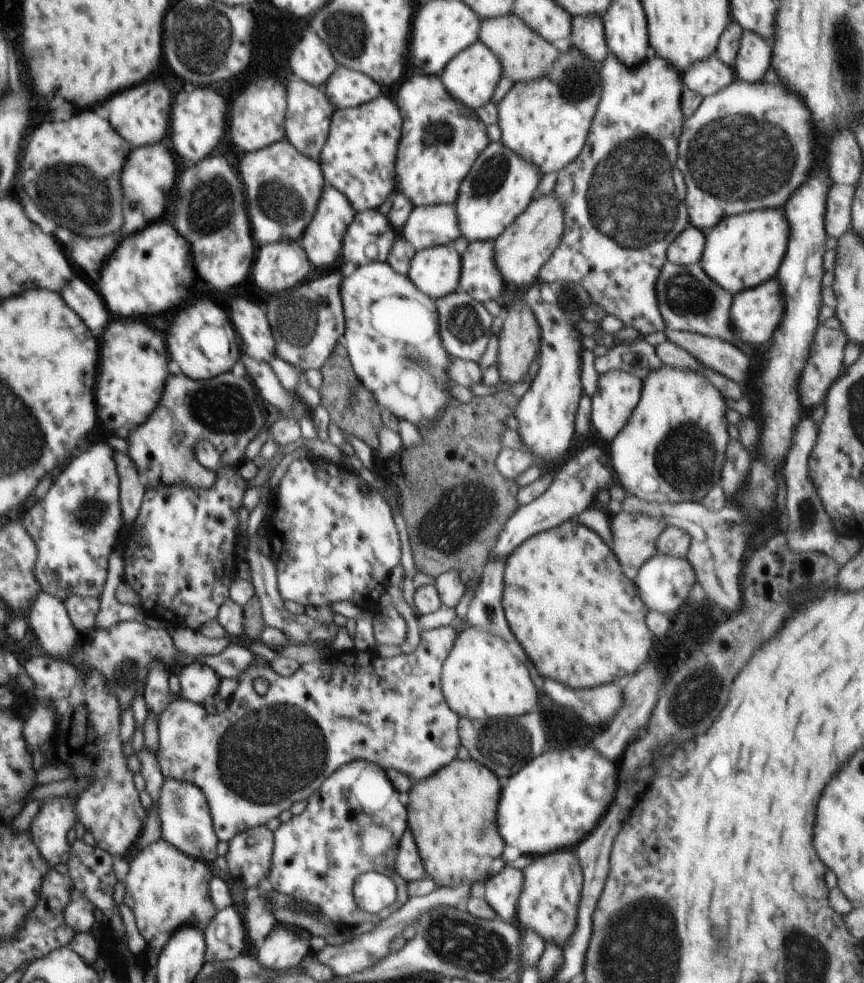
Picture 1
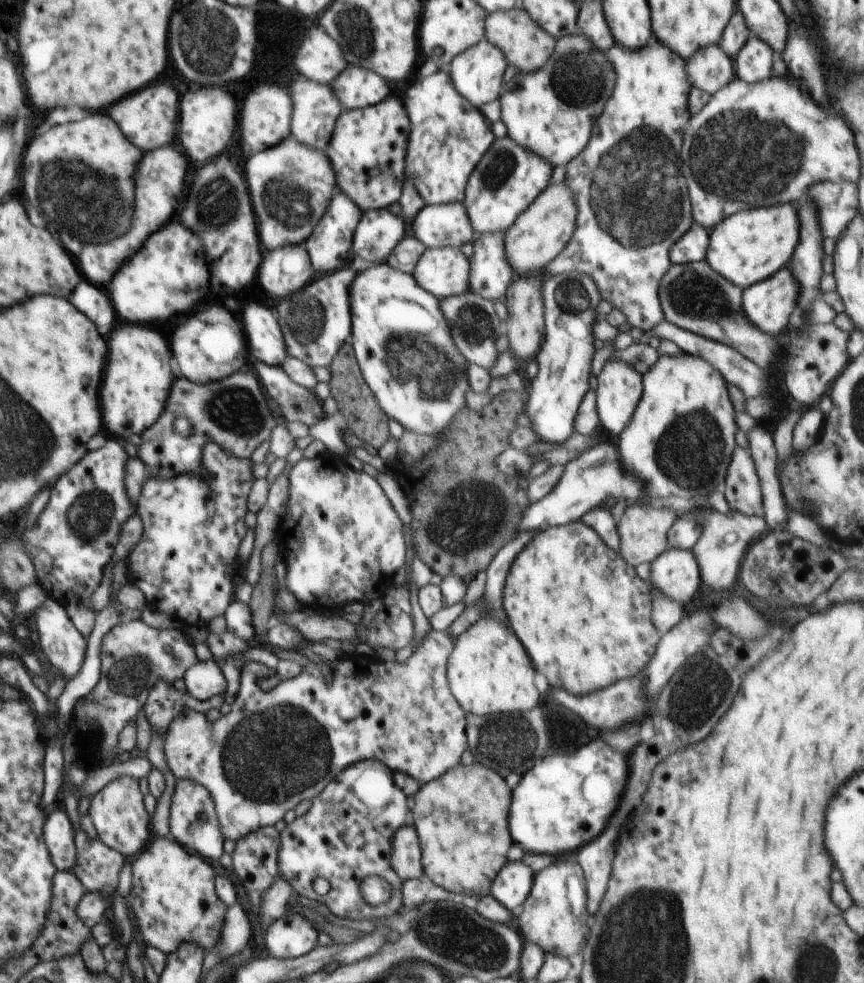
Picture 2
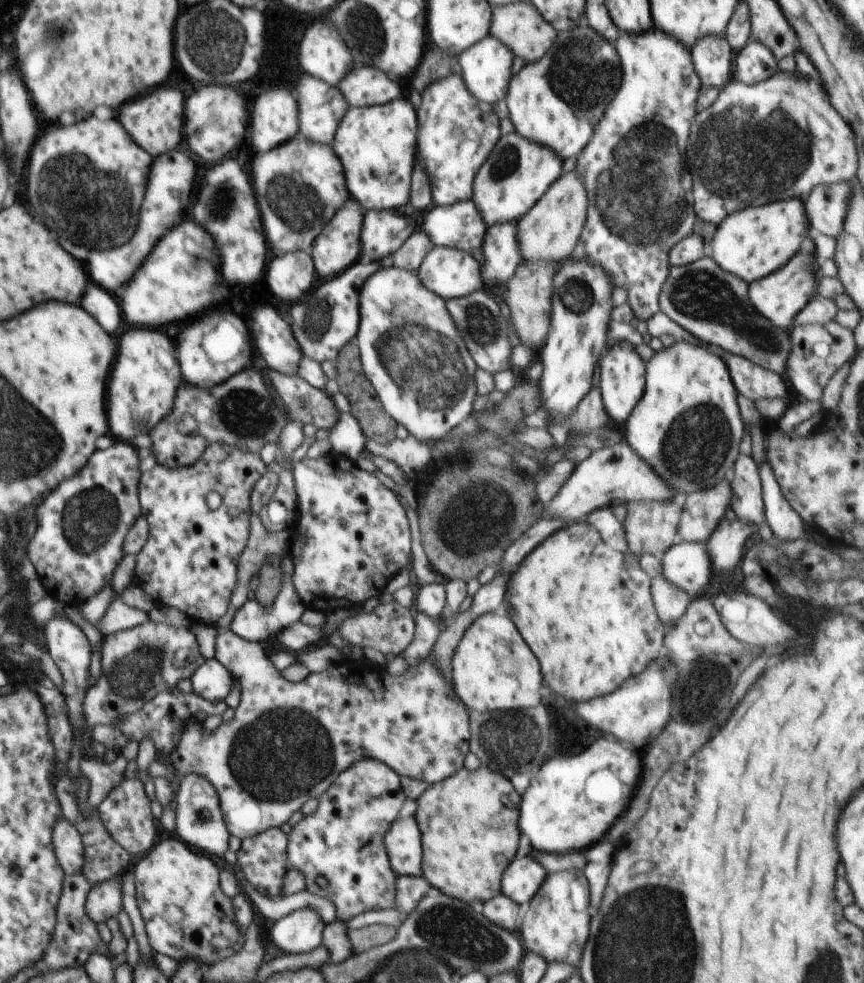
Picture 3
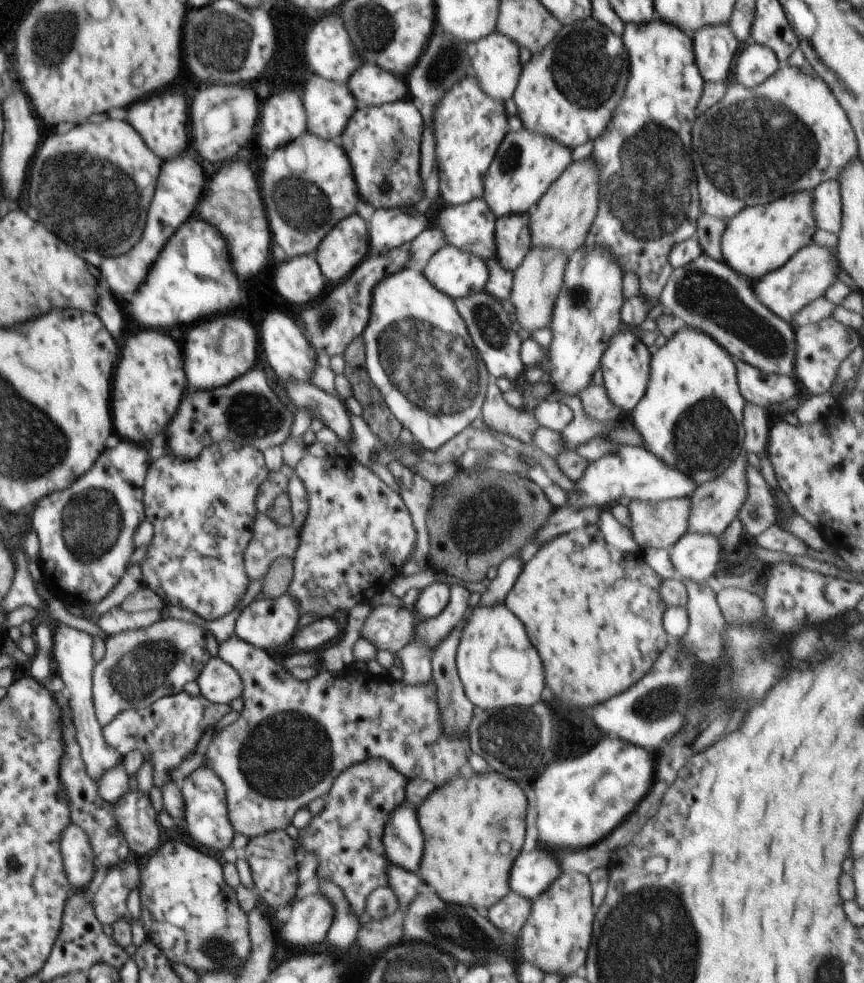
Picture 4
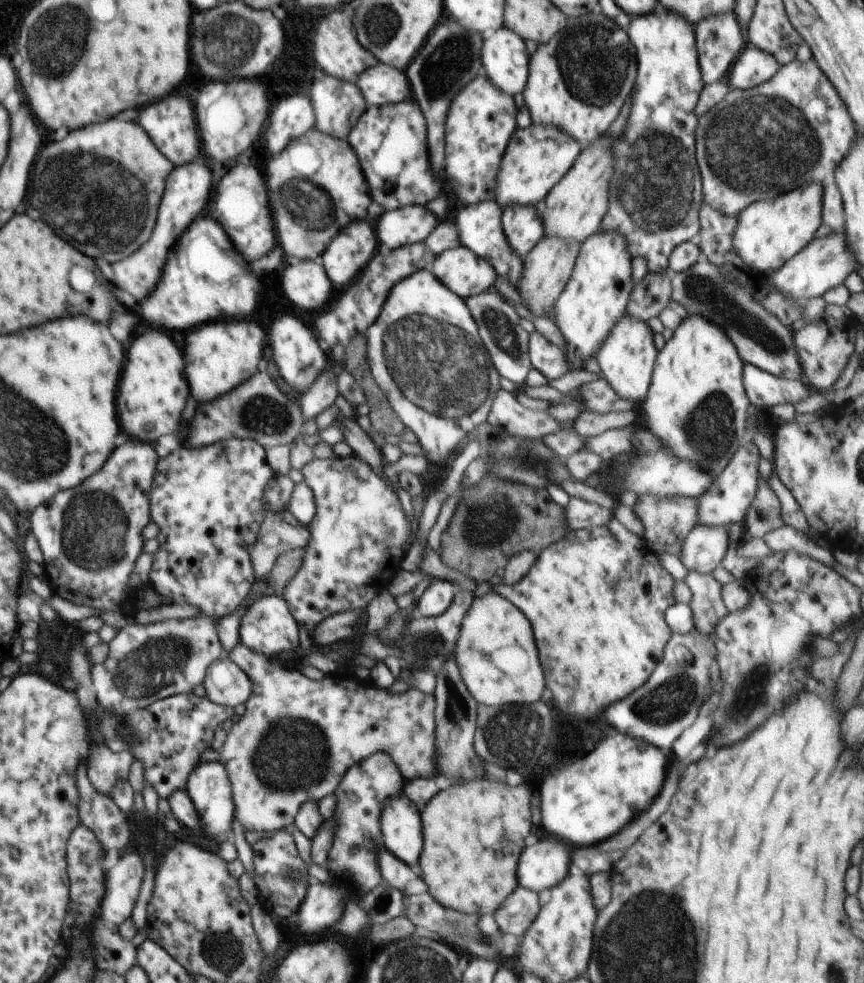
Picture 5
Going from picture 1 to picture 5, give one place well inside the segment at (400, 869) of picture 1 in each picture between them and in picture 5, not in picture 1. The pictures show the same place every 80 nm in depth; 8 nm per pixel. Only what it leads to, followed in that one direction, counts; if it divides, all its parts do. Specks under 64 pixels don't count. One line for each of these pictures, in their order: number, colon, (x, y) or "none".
2: (406, 861)
3: (402, 842)
4: (402, 836)
5: (400, 824)

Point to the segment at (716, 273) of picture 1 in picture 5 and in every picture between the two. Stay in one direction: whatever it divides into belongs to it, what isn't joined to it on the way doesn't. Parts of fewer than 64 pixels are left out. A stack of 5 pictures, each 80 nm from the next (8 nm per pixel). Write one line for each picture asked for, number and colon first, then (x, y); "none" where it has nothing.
2: (749, 246)
3: (751, 243)
4: (759, 239)
5: (770, 232)

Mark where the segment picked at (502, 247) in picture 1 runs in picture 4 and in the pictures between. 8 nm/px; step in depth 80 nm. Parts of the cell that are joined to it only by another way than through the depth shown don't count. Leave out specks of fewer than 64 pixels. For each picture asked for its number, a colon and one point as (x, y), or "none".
2: (542, 231)
3: (550, 230)
4: (561, 220)

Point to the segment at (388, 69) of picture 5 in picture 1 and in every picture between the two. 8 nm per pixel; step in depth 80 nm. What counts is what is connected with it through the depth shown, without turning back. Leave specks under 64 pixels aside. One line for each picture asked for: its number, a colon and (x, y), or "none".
1: (347, 88)
2: (356, 87)
3: (364, 86)
4: (372, 86)

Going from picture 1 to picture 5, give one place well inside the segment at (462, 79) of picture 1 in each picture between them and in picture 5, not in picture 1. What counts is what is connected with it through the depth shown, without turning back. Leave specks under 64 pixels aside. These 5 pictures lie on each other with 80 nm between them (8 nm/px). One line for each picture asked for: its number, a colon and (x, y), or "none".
2: (477, 72)
3: (487, 65)
4: (495, 60)
5: (505, 58)

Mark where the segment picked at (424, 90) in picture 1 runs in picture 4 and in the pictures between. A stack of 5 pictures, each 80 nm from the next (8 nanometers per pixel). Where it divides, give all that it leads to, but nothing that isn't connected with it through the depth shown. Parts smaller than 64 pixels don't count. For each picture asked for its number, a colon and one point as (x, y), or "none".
2: (449, 136)
3: (457, 132)
4: (470, 126)

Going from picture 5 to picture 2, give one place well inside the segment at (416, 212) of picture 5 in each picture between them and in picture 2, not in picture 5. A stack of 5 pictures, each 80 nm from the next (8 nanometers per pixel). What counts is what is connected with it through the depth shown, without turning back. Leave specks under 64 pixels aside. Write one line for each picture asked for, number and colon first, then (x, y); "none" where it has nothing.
2: (378, 232)
3: (383, 232)
4: (391, 228)

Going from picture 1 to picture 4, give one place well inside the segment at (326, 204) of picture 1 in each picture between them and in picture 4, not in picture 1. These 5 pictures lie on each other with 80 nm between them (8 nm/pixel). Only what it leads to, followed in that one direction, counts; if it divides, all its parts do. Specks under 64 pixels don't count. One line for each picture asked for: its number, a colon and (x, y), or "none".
2: (329, 246)
3: (338, 246)
4: (347, 246)

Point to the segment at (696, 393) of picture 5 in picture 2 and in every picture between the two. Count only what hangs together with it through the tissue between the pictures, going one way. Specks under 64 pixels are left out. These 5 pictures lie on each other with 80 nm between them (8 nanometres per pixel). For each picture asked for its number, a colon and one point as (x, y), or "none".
2: (679, 442)
3: (686, 426)
4: (691, 414)

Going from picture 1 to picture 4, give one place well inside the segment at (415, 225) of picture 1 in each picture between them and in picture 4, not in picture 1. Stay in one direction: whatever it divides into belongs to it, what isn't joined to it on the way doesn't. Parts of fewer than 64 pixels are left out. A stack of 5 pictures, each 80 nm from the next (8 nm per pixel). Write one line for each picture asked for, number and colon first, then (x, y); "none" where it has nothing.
2: (445, 225)
3: (461, 226)
4: (471, 226)

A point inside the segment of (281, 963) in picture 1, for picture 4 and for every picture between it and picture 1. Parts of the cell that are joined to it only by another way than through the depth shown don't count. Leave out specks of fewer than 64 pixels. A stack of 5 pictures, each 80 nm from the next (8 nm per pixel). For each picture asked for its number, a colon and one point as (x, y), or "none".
2: (291, 935)
3: (300, 931)
4: (311, 917)

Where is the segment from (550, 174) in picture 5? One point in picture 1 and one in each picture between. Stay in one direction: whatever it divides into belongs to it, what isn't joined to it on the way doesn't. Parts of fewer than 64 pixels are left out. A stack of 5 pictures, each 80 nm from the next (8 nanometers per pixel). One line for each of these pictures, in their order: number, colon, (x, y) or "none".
1: (499, 187)
2: (509, 177)
3: (518, 172)
4: (527, 163)

